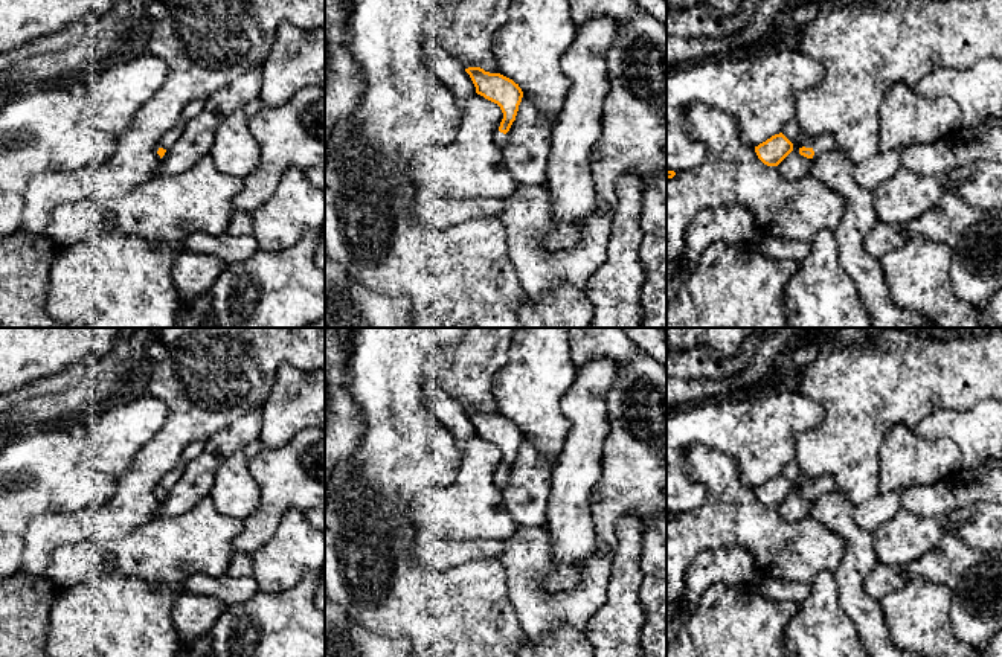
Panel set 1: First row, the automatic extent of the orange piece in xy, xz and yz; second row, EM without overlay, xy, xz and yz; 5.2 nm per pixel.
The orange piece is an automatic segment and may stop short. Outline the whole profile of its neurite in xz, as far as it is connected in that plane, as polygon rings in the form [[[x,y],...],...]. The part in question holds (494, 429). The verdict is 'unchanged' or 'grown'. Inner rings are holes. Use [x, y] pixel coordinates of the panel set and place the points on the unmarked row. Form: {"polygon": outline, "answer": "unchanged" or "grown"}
{"polygon": [[[468,409],[465,413],[470,416],[476,428],[476,434],[497,445],[503,454],[503,460],[496,477],[499,491],[503,491],[506,488],[506,474],[515,462],[523,433],[519,425],[500,415],[490,415],[480,409]]], "answer": "grown"}

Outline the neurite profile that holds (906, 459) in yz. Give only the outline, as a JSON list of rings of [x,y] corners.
[[[895,425],[883,439],[878,491],[891,492],[917,485],[933,485],[961,471],[961,451],[946,437],[926,439],[914,428]]]

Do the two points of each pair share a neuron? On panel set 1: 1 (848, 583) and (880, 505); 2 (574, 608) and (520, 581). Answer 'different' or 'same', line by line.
1: different
2: same

